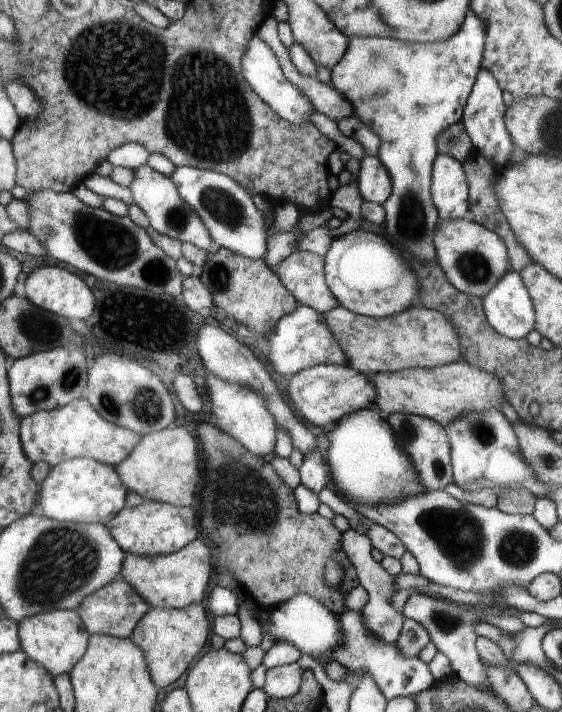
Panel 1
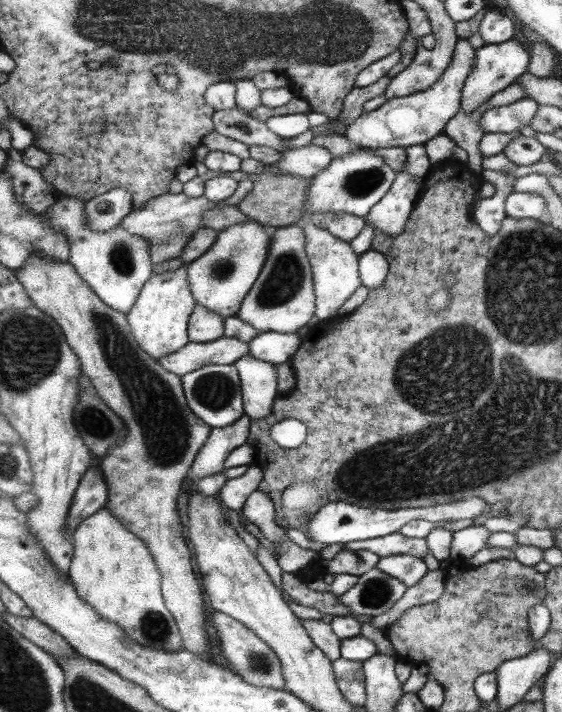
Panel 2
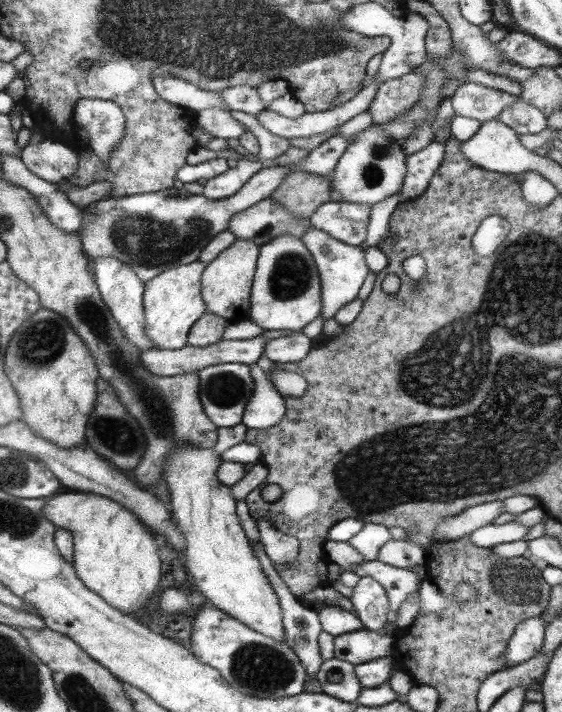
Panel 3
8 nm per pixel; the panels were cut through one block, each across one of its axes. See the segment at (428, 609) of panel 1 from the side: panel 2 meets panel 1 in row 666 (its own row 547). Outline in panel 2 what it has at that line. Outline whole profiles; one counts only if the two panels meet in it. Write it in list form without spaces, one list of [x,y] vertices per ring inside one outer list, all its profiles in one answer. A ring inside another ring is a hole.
[[[469,526],[452,532],[450,560],[465,563],[475,552],[486,548],[489,532],[480,526]]]

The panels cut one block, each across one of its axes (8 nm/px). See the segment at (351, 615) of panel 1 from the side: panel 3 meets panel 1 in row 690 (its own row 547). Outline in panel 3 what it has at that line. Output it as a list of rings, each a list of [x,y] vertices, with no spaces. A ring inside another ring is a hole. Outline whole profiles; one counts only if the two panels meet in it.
[[[392,540],[385,542],[377,551],[375,560],[399,568],[409,568],[415,565],[426,564],[427,551],[415,543],[407,543],[406,540]]]

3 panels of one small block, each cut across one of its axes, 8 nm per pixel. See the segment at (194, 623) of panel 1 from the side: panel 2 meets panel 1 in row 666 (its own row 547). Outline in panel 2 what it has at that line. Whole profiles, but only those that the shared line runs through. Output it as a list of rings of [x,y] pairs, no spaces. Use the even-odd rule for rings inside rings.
[[[33,253],[26,258],[24,267],[16,270],[16,275],[32,295],[35,306],[56,320],[68,338],[68,343],[81,359],[85,376],[93,381],[104,401],[123,419],[127,427],[126,437],[118,442],[117,446],[110,448],[108,455],[103,456],[101,461],[101,470],[110,492],[106,508],[117,516],[136,538],[143,540],[151,551],[160,572],[160,594],[164,595],[165,607],[169,609],[172,617],[176,618],[180,637],[183,639],[183,648],[212,663],[212,660],[206,657],[209,656],[209,638],[205,630],[203,598],[189,564],[191,556],[187,544],[181,538],[181,522],[175,504],[183,476],[187,474],[187,468],[193,464],[193,458],[196,458],[196,454],[203,448],[204,442],[211,434],[211,427],[192,413],[184,398],[181,376],[165,370],[156,359],[141,350],[129,331],[126,315],[103,302],[73,263]]]

